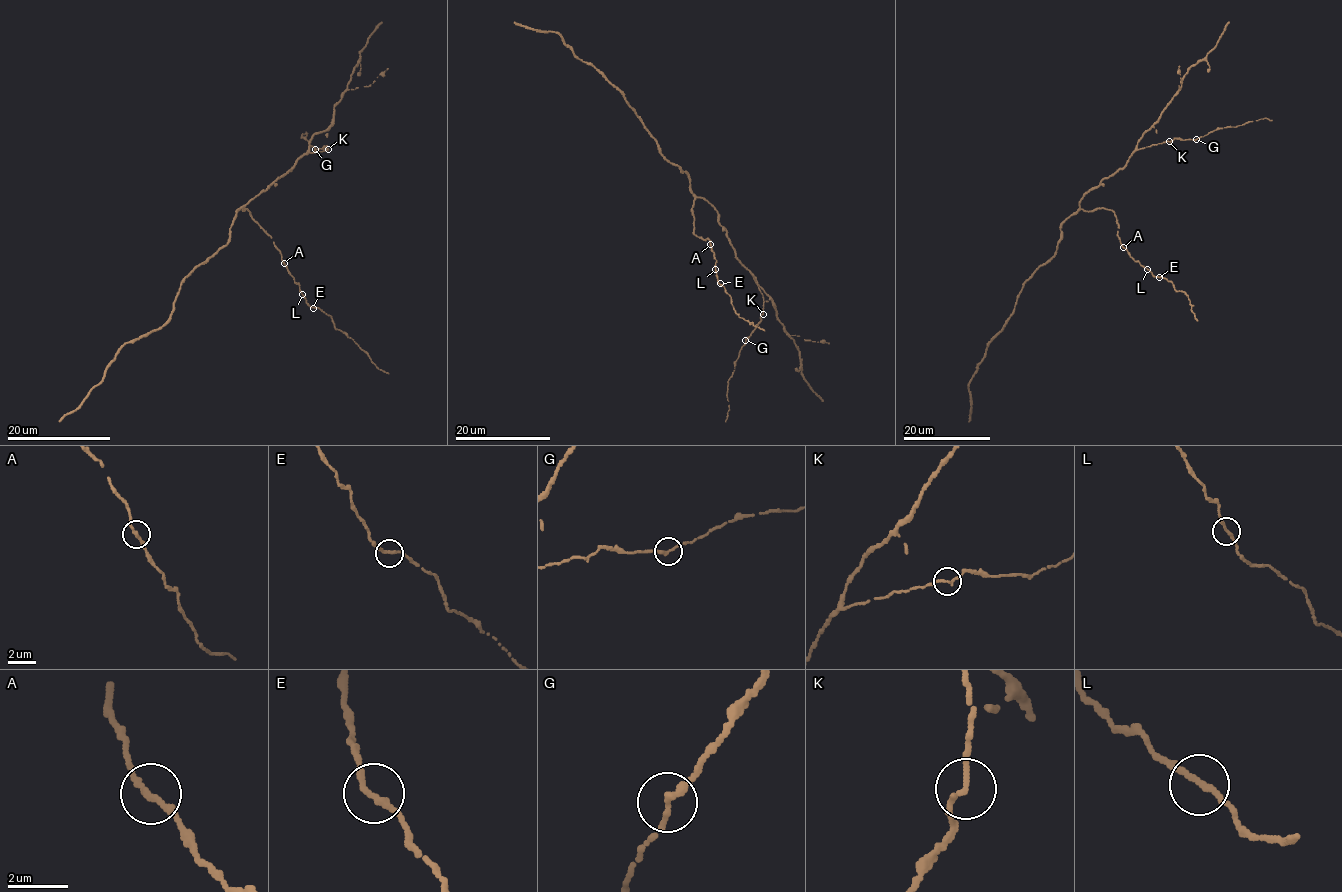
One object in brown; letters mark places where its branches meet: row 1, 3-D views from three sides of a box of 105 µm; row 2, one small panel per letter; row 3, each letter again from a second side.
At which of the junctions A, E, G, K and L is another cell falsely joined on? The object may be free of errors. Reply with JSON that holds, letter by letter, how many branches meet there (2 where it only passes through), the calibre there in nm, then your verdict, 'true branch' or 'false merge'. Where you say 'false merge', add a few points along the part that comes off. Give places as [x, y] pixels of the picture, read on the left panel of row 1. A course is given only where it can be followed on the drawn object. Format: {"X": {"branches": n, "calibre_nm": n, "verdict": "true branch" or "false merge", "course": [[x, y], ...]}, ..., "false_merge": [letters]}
{"A": {"branches": 2, "calibre_nm": 240, "verdict": "true branch"}, "E": {"branches": 2, "calibre_nm": 240, "verdict": "true branch"}, "G": {"branches": 2, "calibre_nm": 240, "verdict": "true branch"}, "K": {"branches": 2, "calibre_nm": 190, "verdict": "true branch"}, "L": {"branches": 2, "calibre_nm": 240, "verdict": "true branch"}, "false_merge": []}

